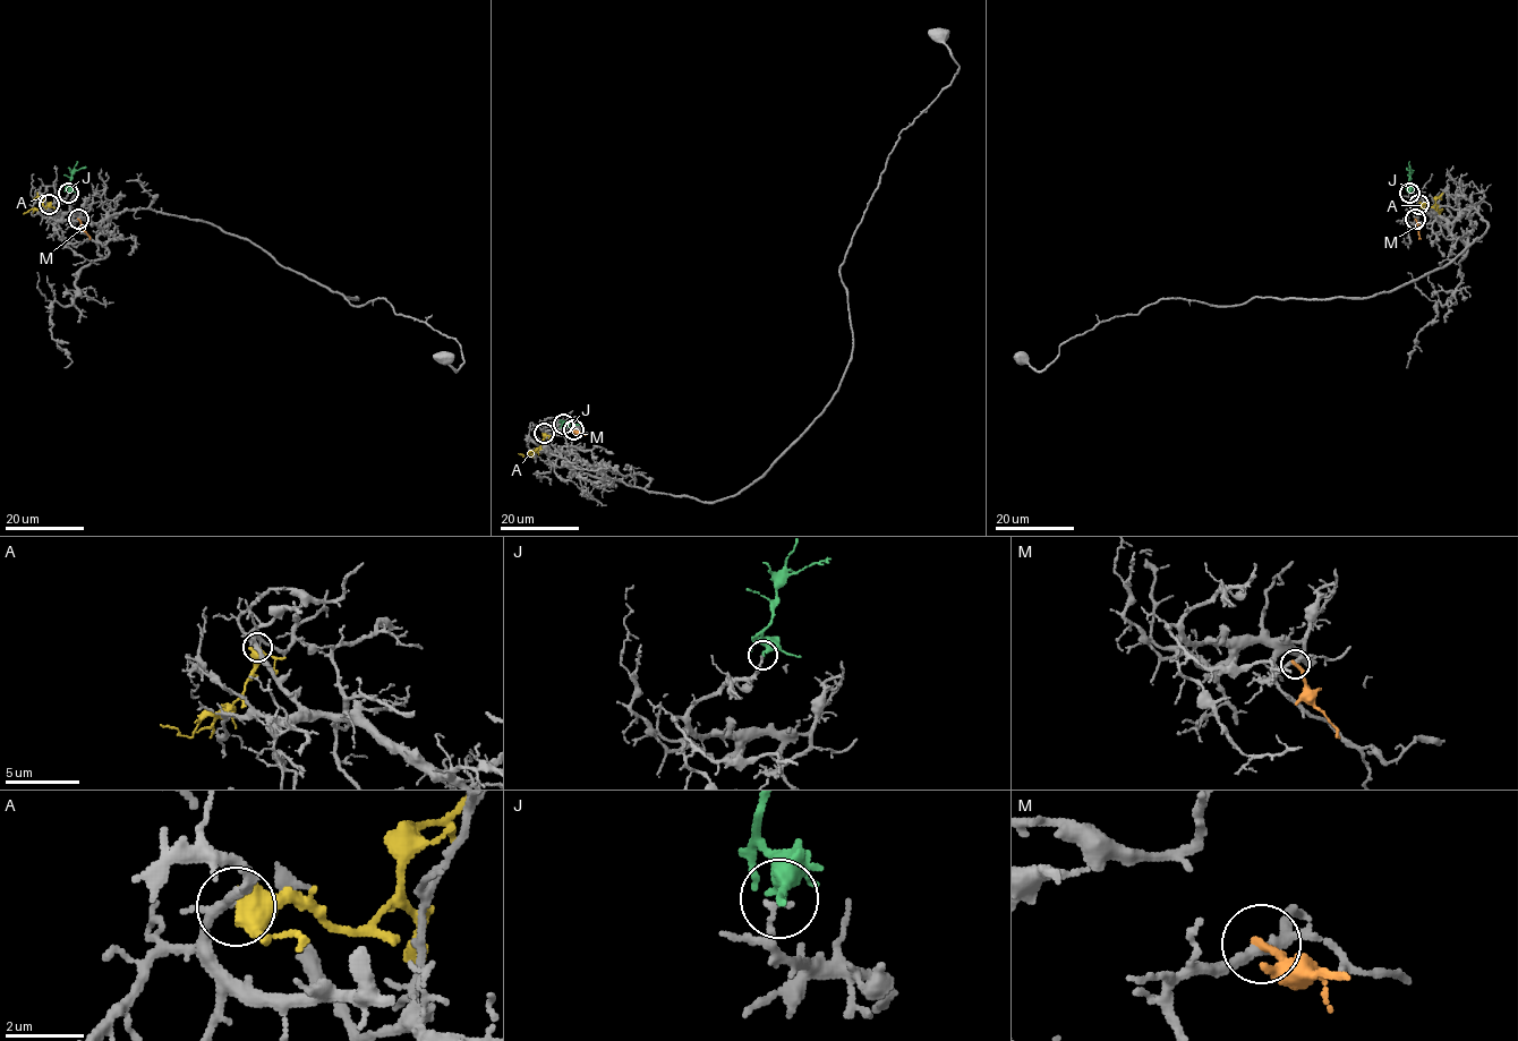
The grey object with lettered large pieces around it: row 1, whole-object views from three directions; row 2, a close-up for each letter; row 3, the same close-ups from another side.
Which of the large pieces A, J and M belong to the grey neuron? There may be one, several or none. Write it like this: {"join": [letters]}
{"join": []}

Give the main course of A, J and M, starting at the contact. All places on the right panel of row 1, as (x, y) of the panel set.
A: (1418, 204), (1435, 204), (1443, 210), (1439, 214)
J: (1409, 193), (1409, 167)
M: (1415, 219), (1421, 239)

